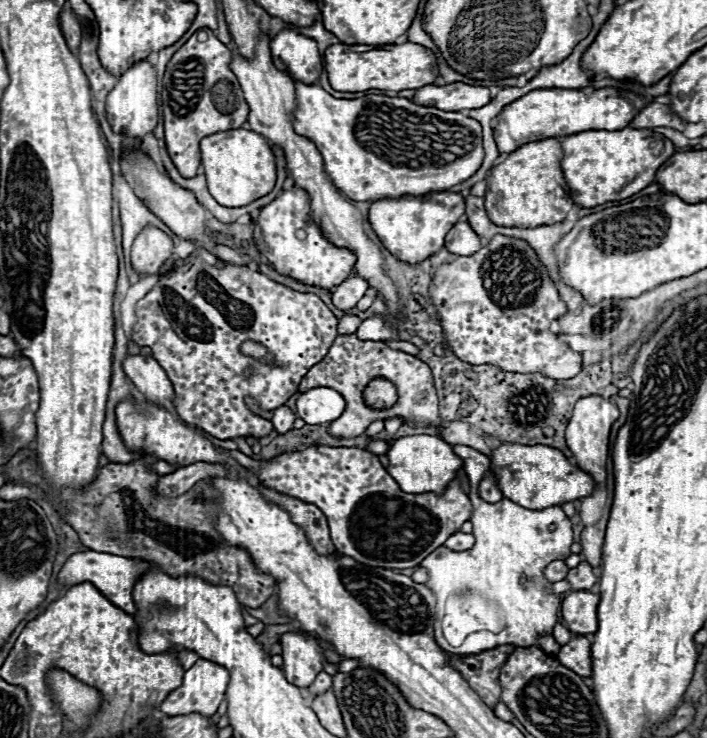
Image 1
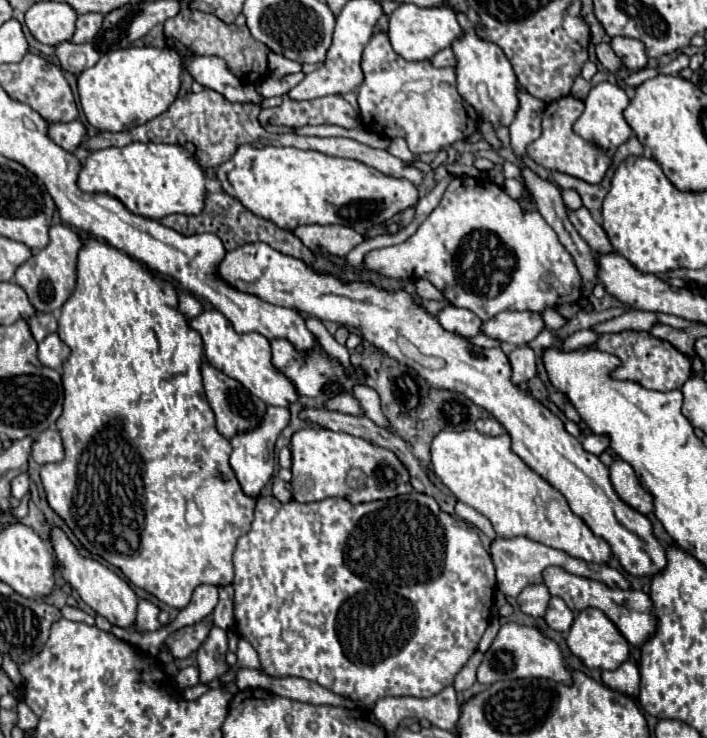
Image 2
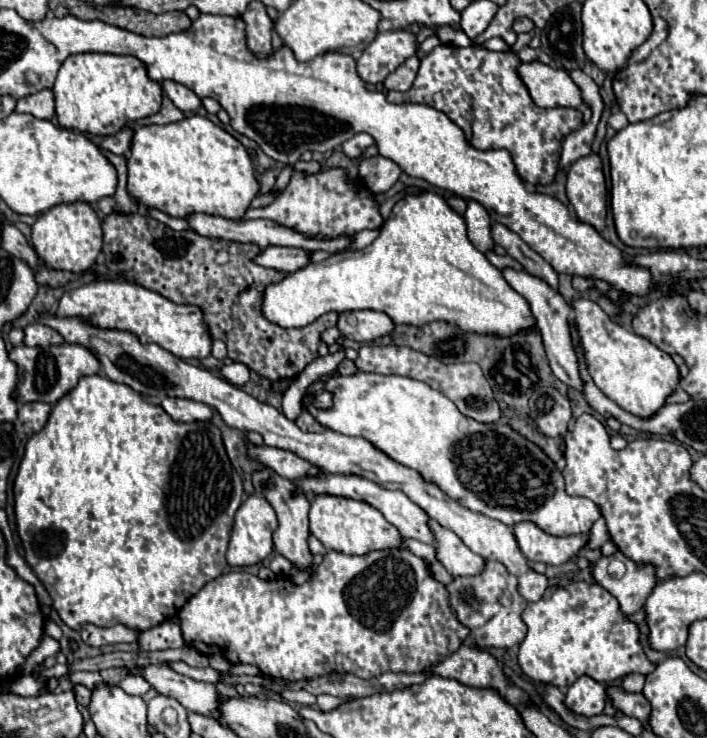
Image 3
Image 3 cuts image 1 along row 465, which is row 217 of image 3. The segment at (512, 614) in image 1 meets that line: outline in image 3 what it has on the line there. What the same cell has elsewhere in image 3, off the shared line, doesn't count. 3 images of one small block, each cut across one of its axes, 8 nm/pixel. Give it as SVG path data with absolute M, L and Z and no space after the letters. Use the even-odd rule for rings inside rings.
M468 200L466 212L464 212L464 220L466 220L470 242L480 252L492 250L492 246L494 246L492 234L490 234L492 220L490 220L490 214L486 212L486 208L482 208L482 204L478 204L476 200Z

